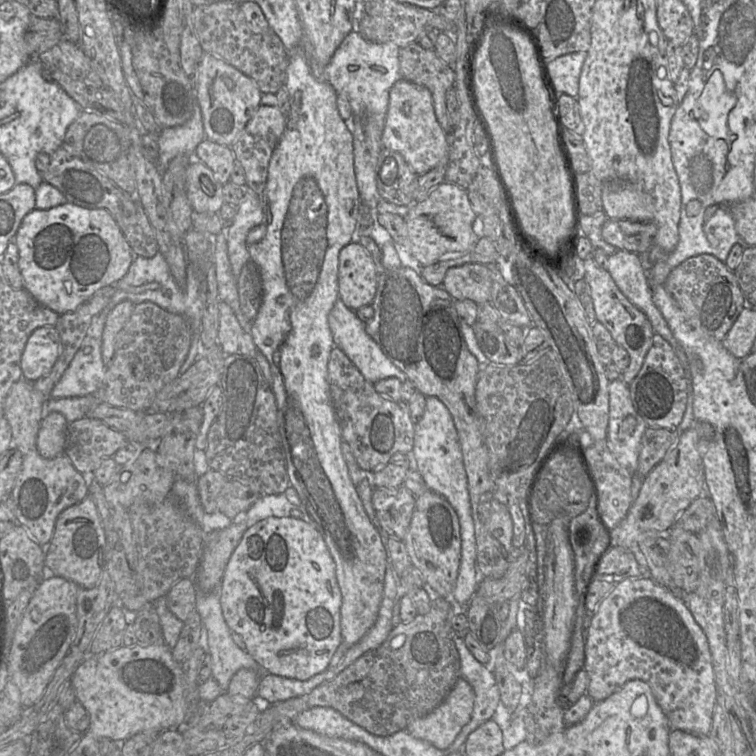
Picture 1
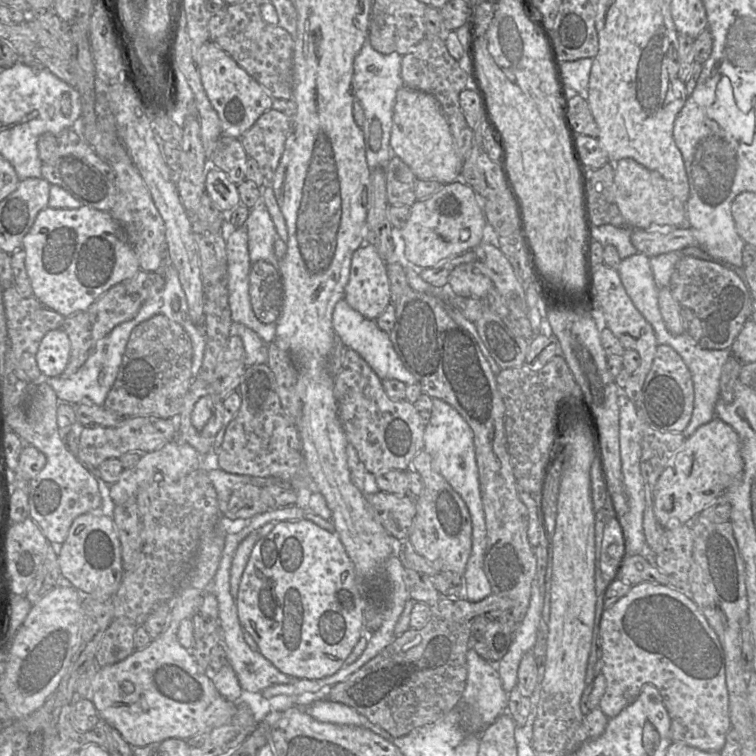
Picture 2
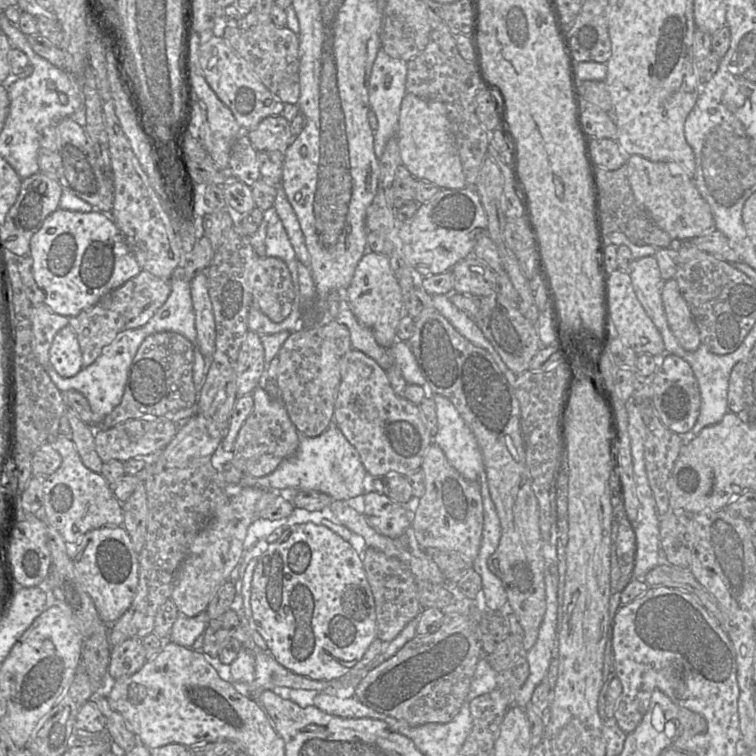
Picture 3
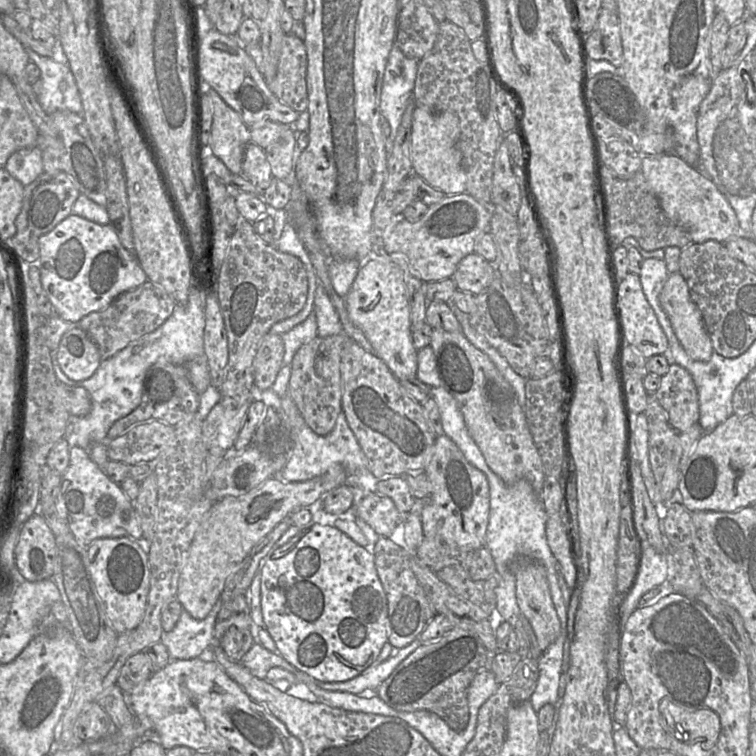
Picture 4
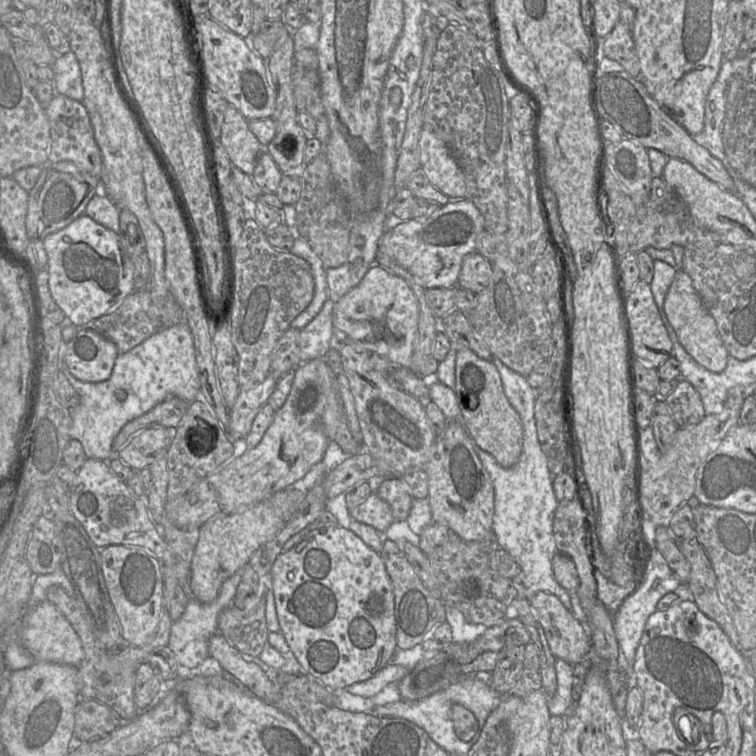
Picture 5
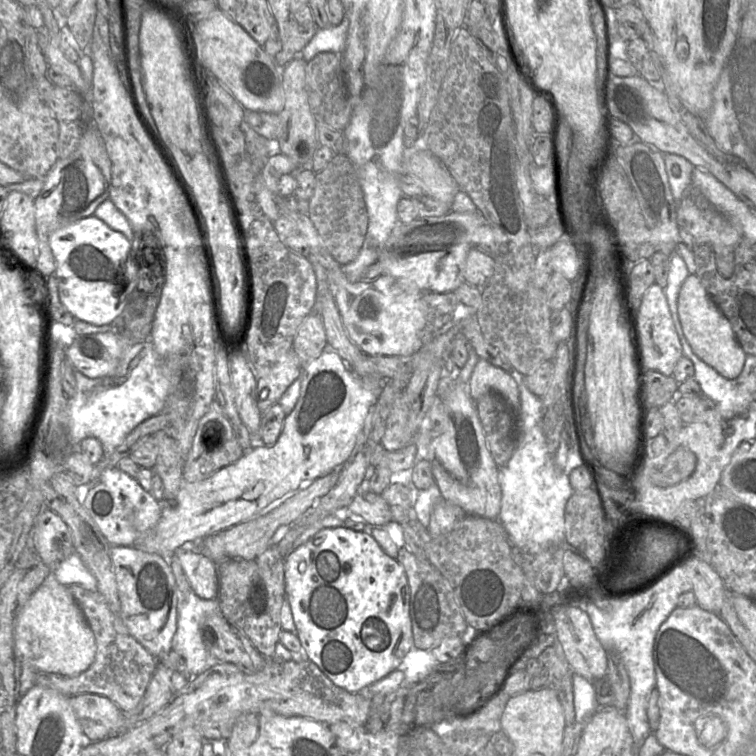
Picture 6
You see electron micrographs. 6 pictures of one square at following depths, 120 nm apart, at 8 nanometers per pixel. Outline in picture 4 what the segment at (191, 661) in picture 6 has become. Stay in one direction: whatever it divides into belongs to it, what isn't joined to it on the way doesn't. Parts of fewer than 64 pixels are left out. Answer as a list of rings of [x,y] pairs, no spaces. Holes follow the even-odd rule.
[[[219,598],[203,619],[193,618],[182,607],[175,627],[169,632],[163,632],[161,637],[172,660],[198,658],[205,649],[213,646],[214,627],[221,607],[222,601]]]

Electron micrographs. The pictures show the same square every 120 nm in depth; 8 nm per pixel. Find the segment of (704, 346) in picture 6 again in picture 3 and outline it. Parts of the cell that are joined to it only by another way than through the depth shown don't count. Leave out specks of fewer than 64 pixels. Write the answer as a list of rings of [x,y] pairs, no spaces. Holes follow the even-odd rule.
[[[675,278],[664,282],[662,300],[668,324],[680,345],[687,351],[697,350],[702,344],[699,330]]]

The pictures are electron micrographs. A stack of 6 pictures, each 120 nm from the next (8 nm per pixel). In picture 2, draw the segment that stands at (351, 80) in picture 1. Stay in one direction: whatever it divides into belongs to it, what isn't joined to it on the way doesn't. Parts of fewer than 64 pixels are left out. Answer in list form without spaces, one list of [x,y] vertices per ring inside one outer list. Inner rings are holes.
[[[366,40],[354,59],[352,89],[364,110],[365,122],[361,127],[364,131],[365,143],[369,143],[372,149],[389,148],[390,135],[393,122],[393,109],[398,90],[404,86],[401,77],[401,58],[399,53],[382,54],[377,52]]]

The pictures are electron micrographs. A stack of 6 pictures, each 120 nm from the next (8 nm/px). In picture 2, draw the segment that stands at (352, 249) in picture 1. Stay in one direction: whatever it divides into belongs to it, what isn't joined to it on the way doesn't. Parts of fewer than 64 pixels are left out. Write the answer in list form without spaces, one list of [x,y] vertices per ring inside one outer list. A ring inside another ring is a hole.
[[[364,244],[353,253],[343,299],[373,321],[391,304],[386,263],[372,245]]]

